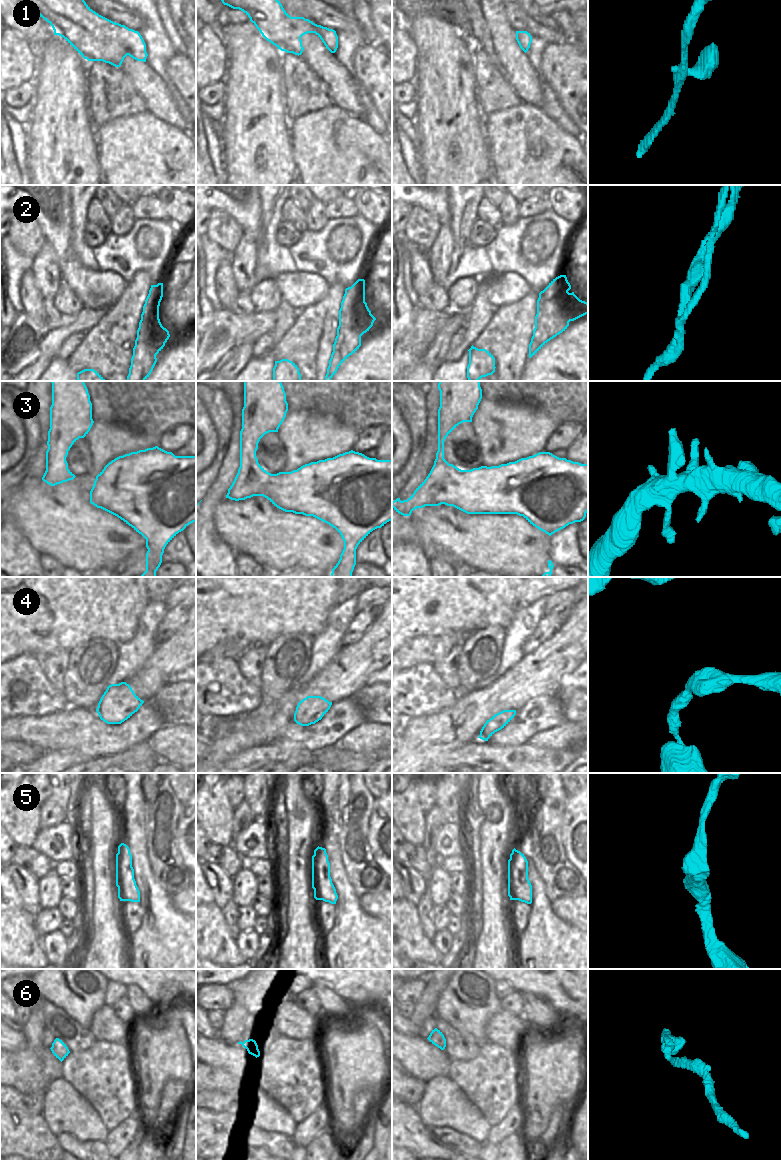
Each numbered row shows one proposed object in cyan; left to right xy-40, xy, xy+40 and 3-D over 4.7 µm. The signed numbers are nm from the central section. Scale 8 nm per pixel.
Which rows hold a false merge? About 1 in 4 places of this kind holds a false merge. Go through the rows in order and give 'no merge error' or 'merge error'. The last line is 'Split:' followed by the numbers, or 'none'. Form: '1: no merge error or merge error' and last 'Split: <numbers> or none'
1: no merge error
2: merge error
3: no merge error
4: no merge error
5: no merge error
6: no merge error
Split: 2

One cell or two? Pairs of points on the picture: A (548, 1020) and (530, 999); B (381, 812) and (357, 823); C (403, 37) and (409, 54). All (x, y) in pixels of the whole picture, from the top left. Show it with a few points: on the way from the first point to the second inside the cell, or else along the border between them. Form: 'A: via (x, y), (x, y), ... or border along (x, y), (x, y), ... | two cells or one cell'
A: via (543, 1015), (533, 1004) | one cell
B: border along (374, 798), (367, 840) | two cells
C: via (403, 41), (403, 48), (405, 50) | one cell

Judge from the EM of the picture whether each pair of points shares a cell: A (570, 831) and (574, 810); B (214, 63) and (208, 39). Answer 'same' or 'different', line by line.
A: same
B: same

